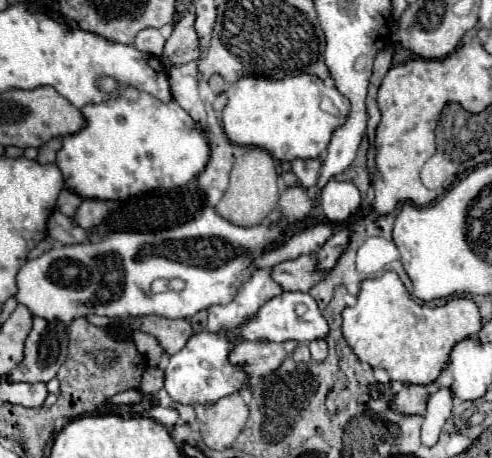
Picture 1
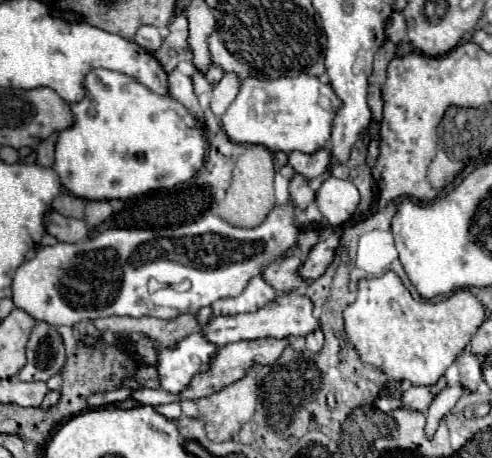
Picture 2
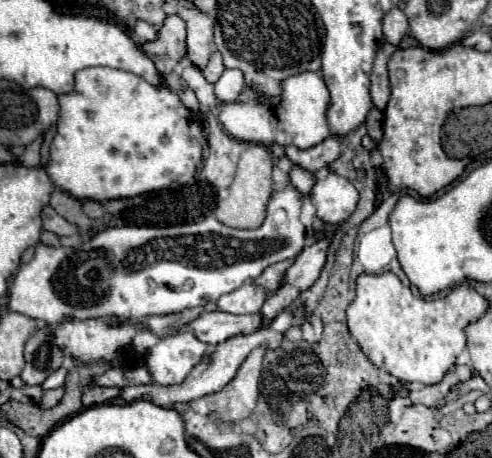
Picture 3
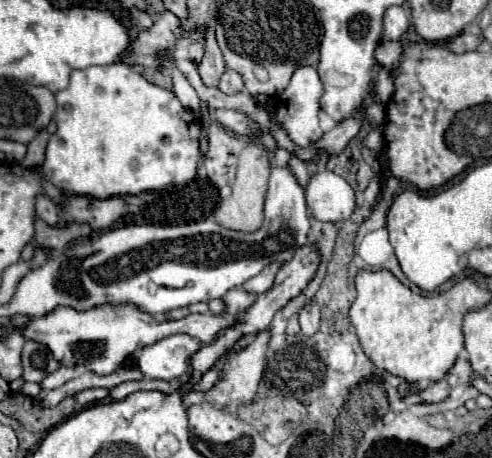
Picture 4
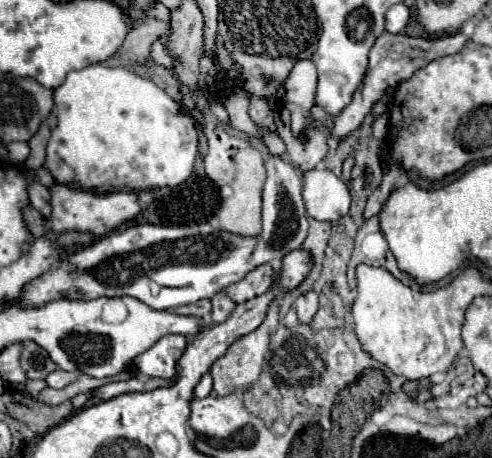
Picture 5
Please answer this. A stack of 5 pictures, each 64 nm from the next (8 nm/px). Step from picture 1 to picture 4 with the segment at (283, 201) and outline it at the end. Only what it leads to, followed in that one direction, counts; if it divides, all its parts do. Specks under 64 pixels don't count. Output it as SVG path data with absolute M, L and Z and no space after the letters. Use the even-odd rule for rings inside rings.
M290 154L290 162L288 162L290 170L294 172L294 176L302 186L308 184L308 178L318 170L318 164L320 164L320 156L316 156L316 160L306 162L306 160L300 160L296 154Z

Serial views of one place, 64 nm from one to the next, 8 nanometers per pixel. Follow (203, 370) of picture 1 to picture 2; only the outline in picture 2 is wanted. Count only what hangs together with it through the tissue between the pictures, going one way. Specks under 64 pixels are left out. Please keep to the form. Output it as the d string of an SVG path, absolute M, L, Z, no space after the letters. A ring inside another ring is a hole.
M192 332L172 348L158 346L156 370L160 386L168 392L180 392L186 388L196 372L208 368L208 362L214 356L216 348L218 346L204 340L200 332Z

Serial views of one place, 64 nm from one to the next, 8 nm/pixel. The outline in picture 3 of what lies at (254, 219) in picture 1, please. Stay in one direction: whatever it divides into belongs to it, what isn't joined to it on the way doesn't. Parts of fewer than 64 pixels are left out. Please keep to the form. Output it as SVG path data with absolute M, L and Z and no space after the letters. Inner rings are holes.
M250 144L238 160L238 168L236 168L236 176L232 176L232 184L228 188L216 188L214 184L211 185L216 192L216 203L222 200L216 208L216 218L222 224L226 224L230 228L240 228L240 230L258 228L264 222L266 202L272 194L272 156L270 156L270 150L264 144Z

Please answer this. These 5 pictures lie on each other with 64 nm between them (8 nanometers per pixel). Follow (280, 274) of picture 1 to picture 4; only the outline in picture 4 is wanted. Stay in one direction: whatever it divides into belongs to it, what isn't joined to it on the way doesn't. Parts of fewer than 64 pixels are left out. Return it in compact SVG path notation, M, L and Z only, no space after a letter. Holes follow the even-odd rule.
M272 262L272 264L268 264L260 274L252 276L252 280L246 280L240 288L242 288L244 292L248 292L248 294L264 294L266 290L272 288L272 284L274 284L274 276L276 276L278 268L280 268L280 262Z

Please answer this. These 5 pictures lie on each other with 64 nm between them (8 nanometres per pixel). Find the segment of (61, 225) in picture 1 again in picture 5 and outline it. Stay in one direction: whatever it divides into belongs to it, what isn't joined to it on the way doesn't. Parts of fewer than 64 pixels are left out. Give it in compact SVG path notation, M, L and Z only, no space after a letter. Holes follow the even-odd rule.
M30 180L28 182L28 198L30 204L42 214L48 216L50 214L50 192L46 186L42 186L38 180Z

